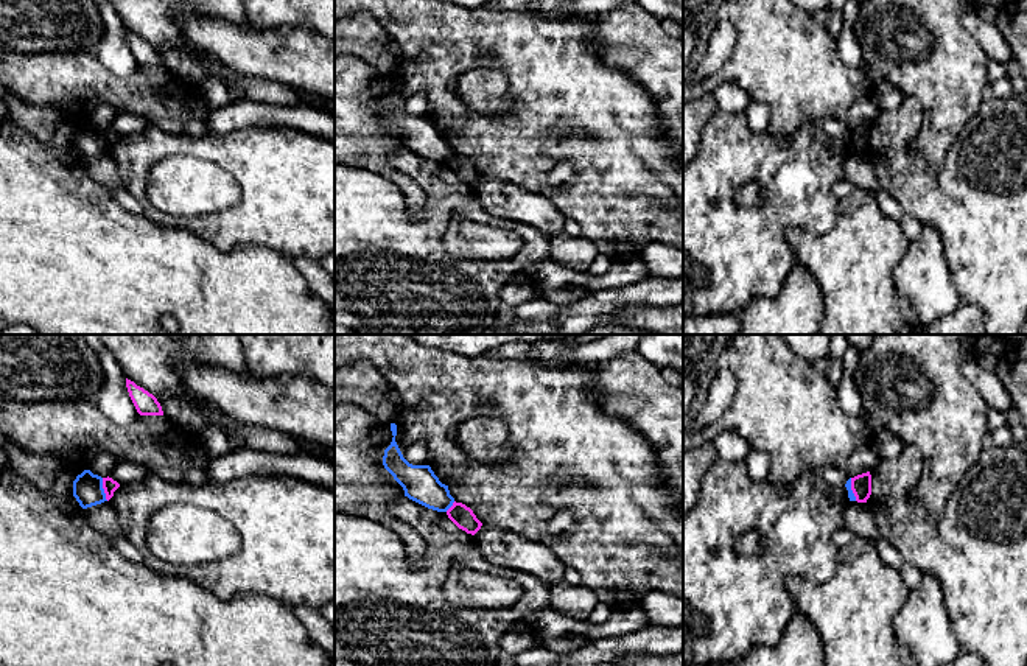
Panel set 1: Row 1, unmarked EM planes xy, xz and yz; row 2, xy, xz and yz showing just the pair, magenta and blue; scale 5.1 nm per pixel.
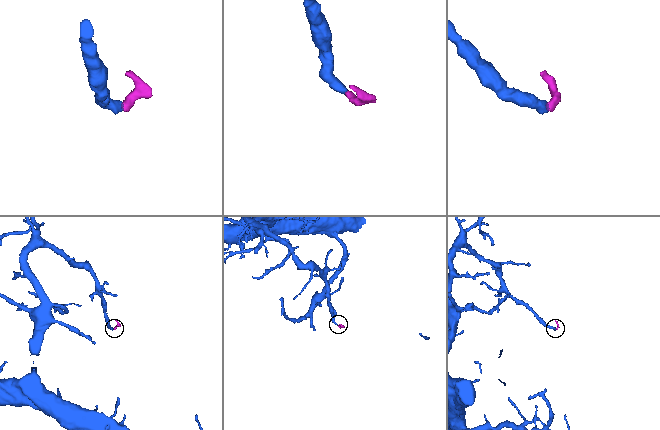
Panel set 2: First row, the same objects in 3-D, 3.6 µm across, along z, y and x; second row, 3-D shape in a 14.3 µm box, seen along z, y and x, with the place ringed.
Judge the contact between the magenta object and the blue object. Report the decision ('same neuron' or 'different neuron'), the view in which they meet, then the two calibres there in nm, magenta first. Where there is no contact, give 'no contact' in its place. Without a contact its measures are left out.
different neuron; contact in xy; calibres 70 and 160 nm

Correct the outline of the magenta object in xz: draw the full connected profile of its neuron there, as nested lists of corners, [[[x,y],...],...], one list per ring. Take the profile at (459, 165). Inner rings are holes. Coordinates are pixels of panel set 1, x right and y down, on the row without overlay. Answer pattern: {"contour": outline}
{"contour": [[[453,154],[453,157],[447,162],[448,170],[467,185],[475,187],[482,174],[476,170],[473,162],[462,154]]]}

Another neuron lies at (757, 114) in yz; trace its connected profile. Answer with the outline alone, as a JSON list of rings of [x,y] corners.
[[[748,101],[747,109],[744,110],[748,128],[753,132],[767,132],[770,114],[766,104],[758,101]]]

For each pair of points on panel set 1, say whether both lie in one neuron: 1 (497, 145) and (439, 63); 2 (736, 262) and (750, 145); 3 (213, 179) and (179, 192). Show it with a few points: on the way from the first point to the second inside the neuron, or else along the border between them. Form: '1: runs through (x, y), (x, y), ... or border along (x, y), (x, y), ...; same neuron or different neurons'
1: runs through (472, 133), (444, 112), (439, 87); same neuron
2: runs through (725, 232), (725, 175); same neuron
3: runs through (206, 187), (187, 187); same neuron

